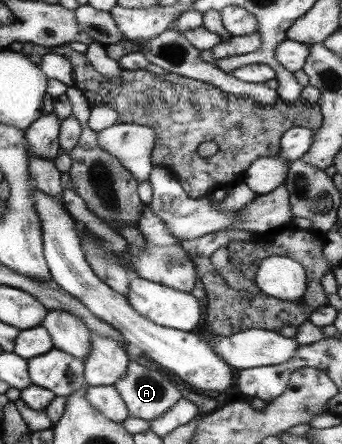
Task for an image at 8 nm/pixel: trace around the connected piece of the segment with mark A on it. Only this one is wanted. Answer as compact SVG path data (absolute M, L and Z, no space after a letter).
M133 360L114 386L121 394L130 417L144 423L162 417L183 397L181 391L163 375Z

